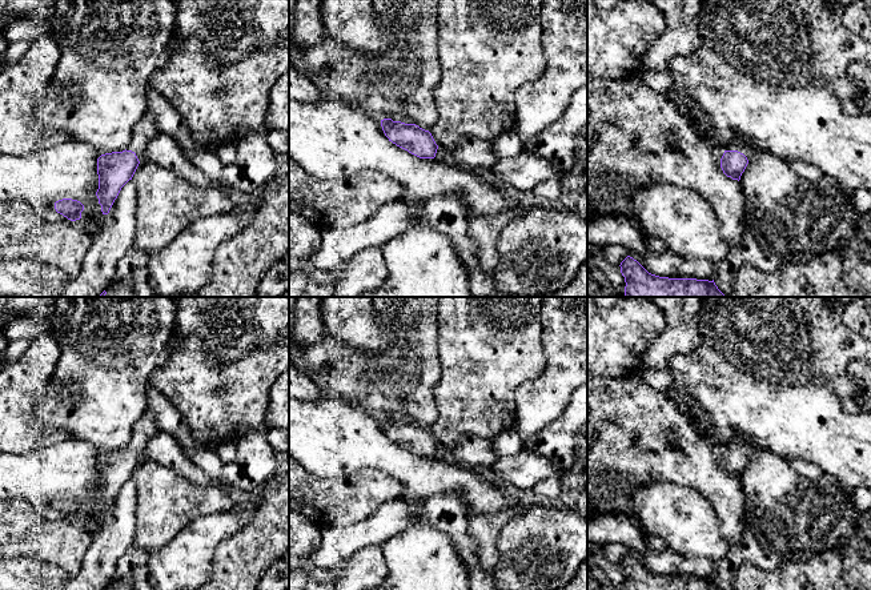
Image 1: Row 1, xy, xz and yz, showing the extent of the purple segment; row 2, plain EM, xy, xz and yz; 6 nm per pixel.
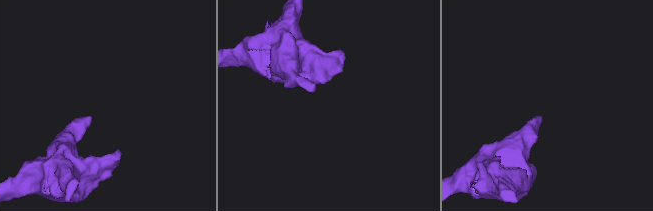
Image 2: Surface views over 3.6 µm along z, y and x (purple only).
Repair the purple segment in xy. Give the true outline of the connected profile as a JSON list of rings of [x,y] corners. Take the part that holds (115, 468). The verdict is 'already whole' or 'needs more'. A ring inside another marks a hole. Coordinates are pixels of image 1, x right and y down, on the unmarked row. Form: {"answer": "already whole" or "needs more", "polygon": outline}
{"answer": "needs more", "polygon": [[[145,413],[135,425],[131,442],[123,450],[101,453],[97,457],[99,487],[96,494],[103,513],[108,513],[121,486],[132,478],[144,458],[146,442],[158,432],[152,414]]]}

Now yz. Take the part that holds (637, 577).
{"answer": "already whole", "polygon": [[[630,554],[619,565],[626,581],[625,590],[721,590],[714,578],[669,577],[651,573]]]}

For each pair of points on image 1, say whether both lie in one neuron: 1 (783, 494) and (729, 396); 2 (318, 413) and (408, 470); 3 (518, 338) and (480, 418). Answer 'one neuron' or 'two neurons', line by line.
1: two neurons
2: one neuron
3: one neuron

